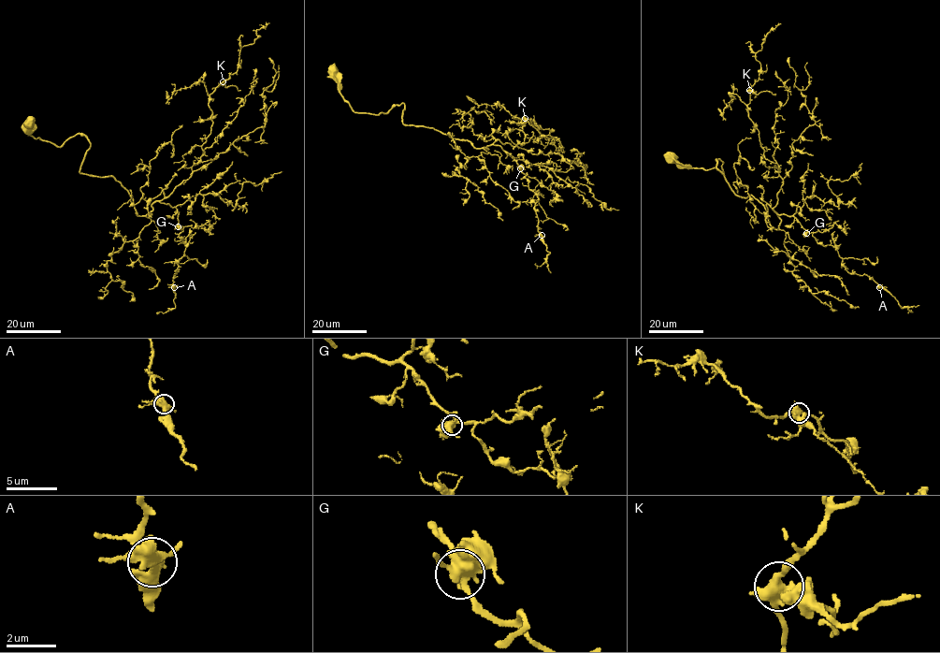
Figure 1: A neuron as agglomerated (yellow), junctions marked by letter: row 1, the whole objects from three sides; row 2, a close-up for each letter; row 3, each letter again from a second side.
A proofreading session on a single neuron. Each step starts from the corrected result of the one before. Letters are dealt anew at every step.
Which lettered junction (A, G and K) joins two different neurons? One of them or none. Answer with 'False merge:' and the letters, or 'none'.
False merge: none

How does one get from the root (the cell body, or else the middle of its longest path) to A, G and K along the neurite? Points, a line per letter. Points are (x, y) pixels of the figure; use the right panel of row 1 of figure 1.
A: (778, 216), (776, 213), (792, 215), (812, 232), (818, 243), (836, 248), (848, 272), (866, 274), (879, 287)
G: (778, 216), (776, 213), (792, 215), (806, 233)
K: (778, 216), (773, 208), (783, 180), (778, 173), (779, 166), (765, 157), (759, 130), (748, 117), (749, 90)

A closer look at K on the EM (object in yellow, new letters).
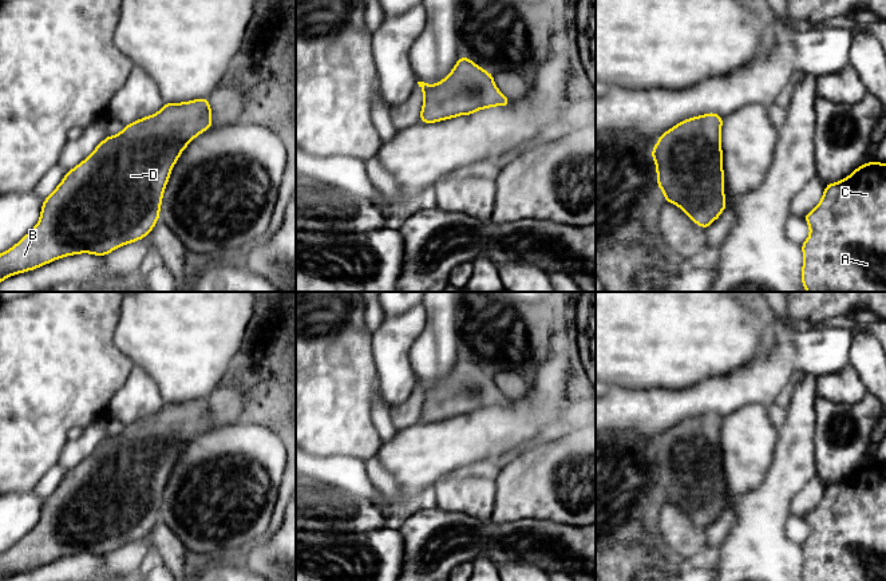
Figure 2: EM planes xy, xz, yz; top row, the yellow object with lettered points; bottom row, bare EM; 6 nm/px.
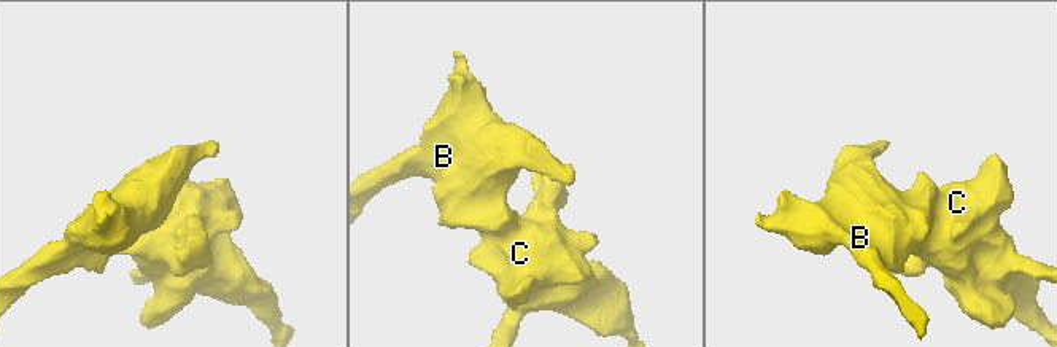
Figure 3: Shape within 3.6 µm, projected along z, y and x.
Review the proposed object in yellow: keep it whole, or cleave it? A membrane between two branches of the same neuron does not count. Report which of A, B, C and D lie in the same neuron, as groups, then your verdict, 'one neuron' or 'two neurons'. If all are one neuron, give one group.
A B C D | one neuron

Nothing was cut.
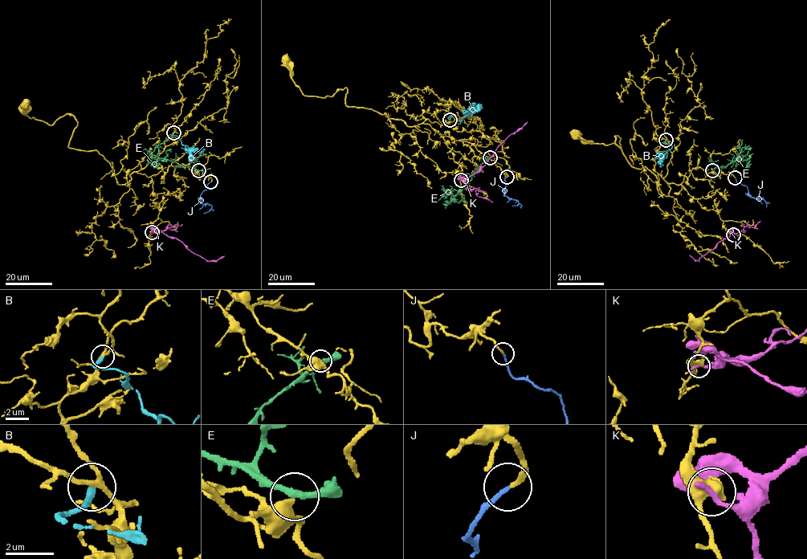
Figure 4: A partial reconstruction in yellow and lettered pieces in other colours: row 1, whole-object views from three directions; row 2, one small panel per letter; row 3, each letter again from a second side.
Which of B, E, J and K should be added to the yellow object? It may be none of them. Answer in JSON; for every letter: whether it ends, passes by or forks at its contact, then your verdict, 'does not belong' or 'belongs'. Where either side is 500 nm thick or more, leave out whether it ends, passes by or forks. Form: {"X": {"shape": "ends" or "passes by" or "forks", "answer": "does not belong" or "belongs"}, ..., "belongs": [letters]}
{"B": {"shape": "ends", "answer": "does not belong"}, "E": {"shape": "passes by", "answer": "does not belong"}, "J": {"shape": "ends", "answer": "belongs"}, "K": {"shape": "ends", "answer": "does not belong"}, "belongs": ["J"]}

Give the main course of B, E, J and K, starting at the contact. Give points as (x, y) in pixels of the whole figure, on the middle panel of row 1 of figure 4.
B: (450, 120), (448, 118), (453, 116), (459, 124), (467, 112), (470, 112), (460, 119)
E: (489, 157), (462, 189), (452, 189), (446, 195), (457, 196)
J: (507, 177), (507, 185), (503, 190), (509, 198), (518, 201), (518, 204), (512, 206)
K: (461, 180), (465, 181), (478, 171), (498, 146), (527, 122)

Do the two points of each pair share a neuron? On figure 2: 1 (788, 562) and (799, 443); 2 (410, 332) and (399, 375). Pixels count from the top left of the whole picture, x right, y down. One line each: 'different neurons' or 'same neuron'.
1: same neuron
2: same neuron

